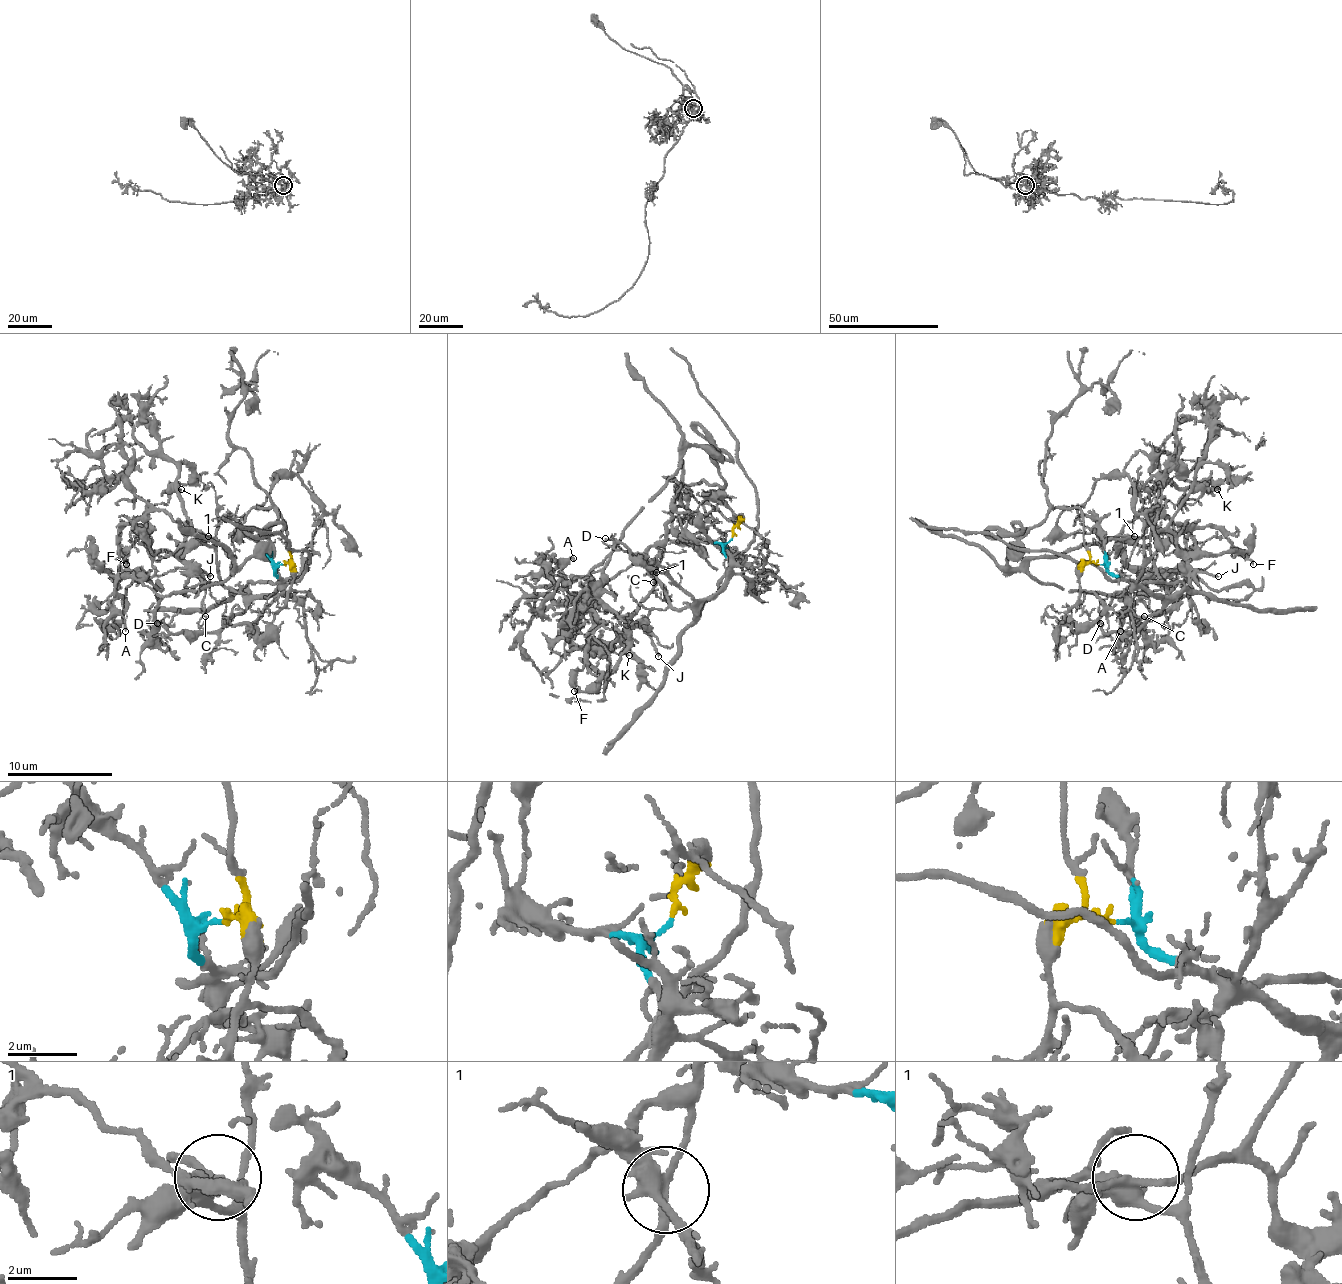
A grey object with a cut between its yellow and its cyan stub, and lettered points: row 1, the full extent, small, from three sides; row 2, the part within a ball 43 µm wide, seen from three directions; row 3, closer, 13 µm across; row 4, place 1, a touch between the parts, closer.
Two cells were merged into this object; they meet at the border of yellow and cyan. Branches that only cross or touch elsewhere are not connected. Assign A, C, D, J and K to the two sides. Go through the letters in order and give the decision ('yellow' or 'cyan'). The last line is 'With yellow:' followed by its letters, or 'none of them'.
A: yellow
C: cyan
D: cyan
J: yellow
K: yellow
With yellow: A, J, K

